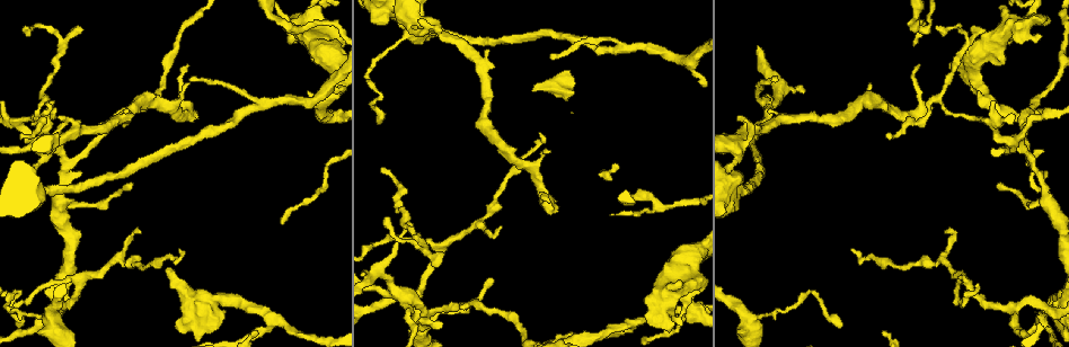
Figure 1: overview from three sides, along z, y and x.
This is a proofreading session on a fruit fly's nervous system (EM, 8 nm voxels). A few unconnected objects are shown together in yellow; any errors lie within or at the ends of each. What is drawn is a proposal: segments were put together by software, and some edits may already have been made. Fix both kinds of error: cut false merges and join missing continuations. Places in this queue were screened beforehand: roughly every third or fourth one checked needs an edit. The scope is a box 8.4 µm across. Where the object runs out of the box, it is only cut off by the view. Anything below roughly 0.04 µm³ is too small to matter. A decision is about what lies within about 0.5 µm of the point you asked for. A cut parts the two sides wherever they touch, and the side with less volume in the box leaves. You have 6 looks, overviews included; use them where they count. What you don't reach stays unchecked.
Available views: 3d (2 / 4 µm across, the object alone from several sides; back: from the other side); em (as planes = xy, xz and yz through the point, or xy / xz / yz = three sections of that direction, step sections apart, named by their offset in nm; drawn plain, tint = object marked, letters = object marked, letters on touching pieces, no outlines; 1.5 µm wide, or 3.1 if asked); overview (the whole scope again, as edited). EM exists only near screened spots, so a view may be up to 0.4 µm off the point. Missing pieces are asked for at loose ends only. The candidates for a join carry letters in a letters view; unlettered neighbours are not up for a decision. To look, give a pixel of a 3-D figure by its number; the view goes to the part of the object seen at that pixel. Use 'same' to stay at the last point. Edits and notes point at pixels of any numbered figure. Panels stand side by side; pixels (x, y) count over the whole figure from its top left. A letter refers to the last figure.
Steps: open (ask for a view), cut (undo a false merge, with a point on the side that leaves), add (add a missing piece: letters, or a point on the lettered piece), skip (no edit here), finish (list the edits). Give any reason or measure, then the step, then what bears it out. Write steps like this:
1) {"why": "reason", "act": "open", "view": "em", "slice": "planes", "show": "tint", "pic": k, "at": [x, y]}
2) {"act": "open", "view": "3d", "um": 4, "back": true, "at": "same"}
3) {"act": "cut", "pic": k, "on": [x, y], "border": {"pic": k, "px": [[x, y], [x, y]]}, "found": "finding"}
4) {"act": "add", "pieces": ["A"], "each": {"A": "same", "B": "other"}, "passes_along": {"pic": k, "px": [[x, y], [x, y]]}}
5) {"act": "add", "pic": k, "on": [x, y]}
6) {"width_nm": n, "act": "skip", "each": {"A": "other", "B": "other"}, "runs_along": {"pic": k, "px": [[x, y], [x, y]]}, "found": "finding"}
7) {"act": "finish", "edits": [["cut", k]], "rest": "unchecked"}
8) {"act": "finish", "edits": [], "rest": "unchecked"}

{"why": "stops while still wide", "act": "open", "view": "em", "slice": "xy", "step": 8, "show": "tint", "pic": 1, "at": [1005, 60]}

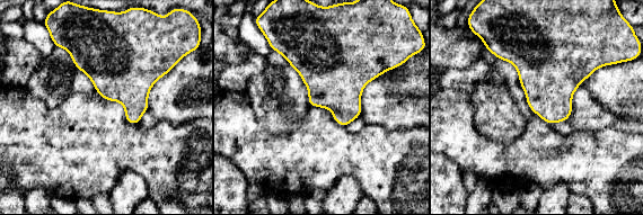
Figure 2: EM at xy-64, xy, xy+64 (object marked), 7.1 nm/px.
{"why": "another direction", "act": "open", "view": "em", "slice": "planes", "show": "letters", "at": "same"}

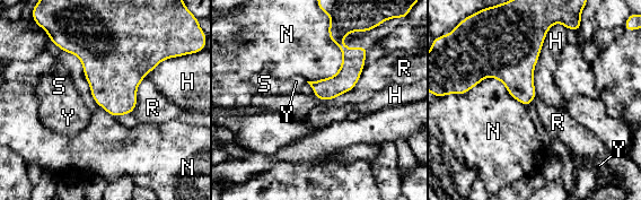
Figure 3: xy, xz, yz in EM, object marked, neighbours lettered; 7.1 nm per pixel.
{"act": "skip", "each": {"H": "other", "N": "other", "R": "other", "S": "other", "Y": "other"}, "runs_along": {"pic": 3, "px": [[332, 33], [348, 53], [348, 74], [324, 97]]}, "found": "no lettered piece goes on from it"}

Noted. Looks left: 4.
{"why": "branch point", "act": "open", "view": "3d", "um": 2, "pic": 1, "at": [270, 323]}

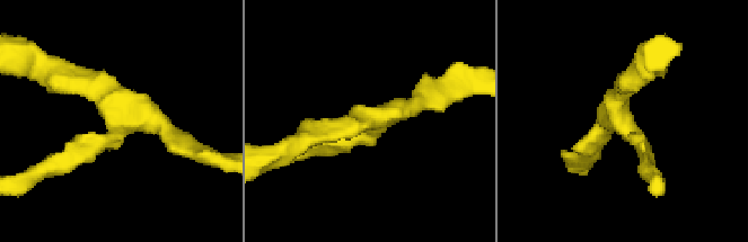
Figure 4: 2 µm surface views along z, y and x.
{"arms": 3, "why": "shape alone is not enough", "act": "open", "view": "em", "slice": "xz", "step": 8, "show": "tint", "pic": 4, "at": [619, 118]}

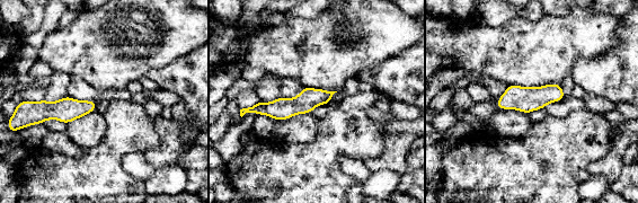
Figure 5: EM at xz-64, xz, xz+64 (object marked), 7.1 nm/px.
{"why": "what lies round it", "act": "open", "view": "em", "slice": "xz", "step": 8, "show": "letters", "at": "same"}

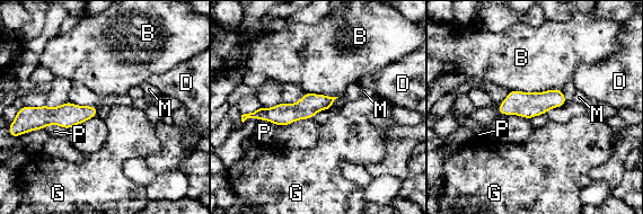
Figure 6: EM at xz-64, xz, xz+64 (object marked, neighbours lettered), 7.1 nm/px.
{"act": "skip", "each": {"B": "other", "D": "other", "G": "other", "M": "other", "P": "other"}, "border": {"pic": 6, "px": [[562, 89], [509, 91]]}, "found": "one neuron here"}

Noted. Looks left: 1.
{"act": "finish", "edits": [], "rest": "unchecked"}

